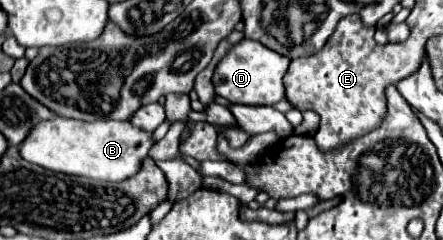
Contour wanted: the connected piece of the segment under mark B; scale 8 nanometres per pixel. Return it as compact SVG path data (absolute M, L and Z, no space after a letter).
M55 117L47 123L37 123L31 135L27 135L27 139L23 139L23 143L19 145L19 153L25 161L51 171L101 181L125 181L139 171L141 161L147 157L151 145L151 133L133 127L129 121L99 119L87 123L77 119Z

